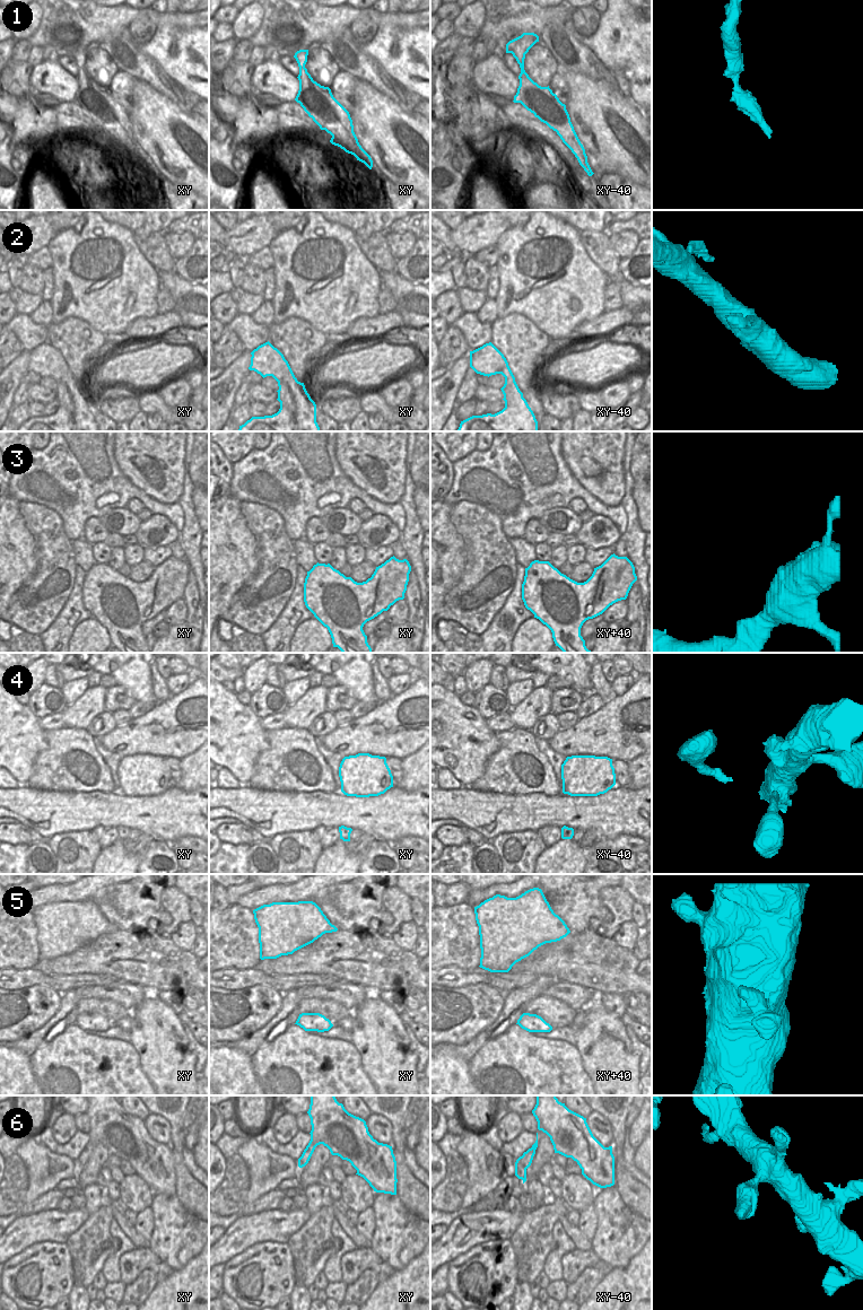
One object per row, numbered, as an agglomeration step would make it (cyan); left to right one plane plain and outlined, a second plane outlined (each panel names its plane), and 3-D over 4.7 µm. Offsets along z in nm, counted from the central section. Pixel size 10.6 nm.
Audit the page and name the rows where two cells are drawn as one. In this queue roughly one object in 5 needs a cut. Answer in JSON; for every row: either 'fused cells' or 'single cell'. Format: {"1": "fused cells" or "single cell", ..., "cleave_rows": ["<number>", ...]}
{"1": "fused cells", "2": "single cell", "3": "single cell", "4": "single cell", "5": "single cell", "6": "single cell", "cleave_rows": ["1"]}

